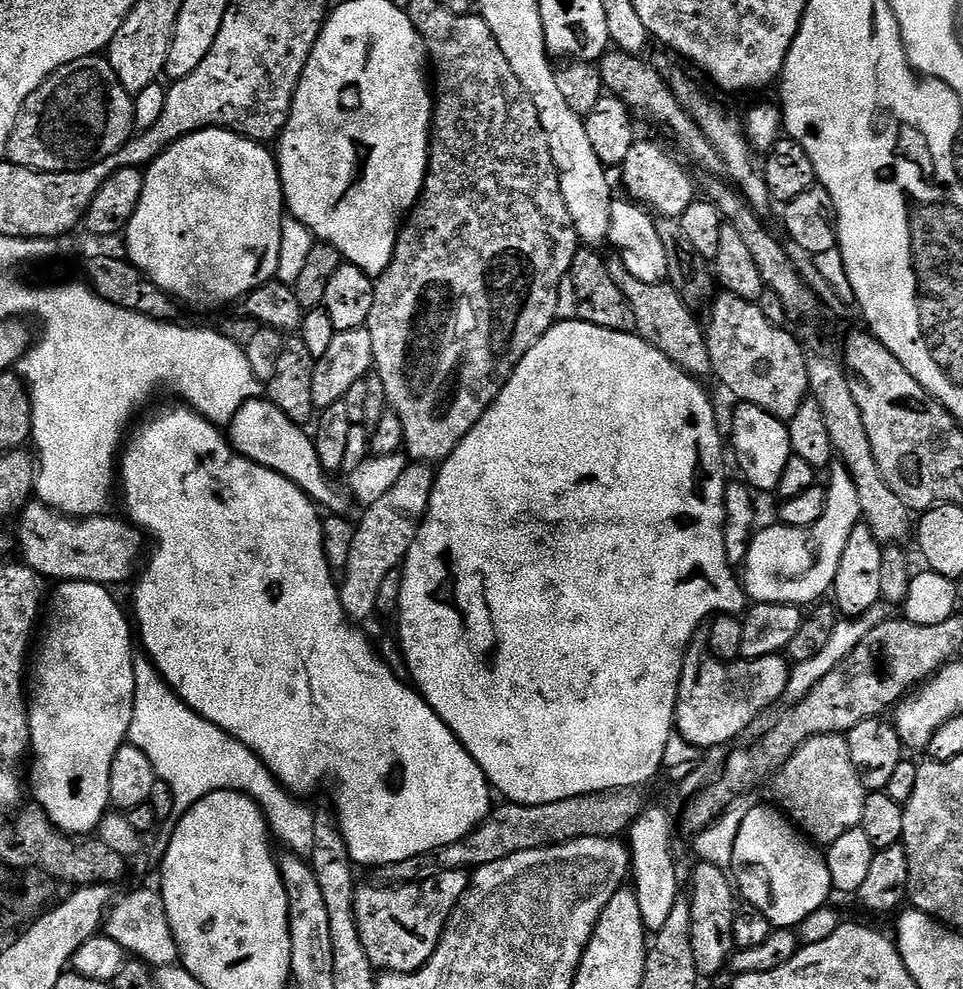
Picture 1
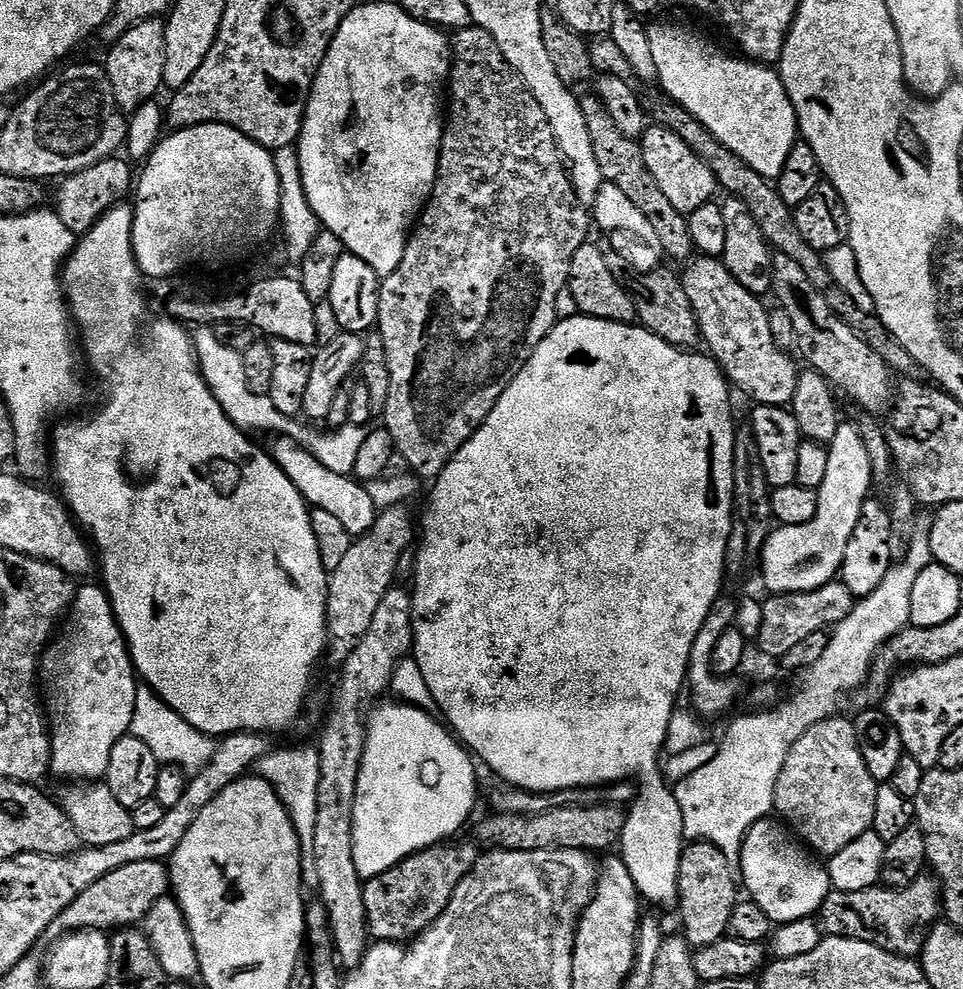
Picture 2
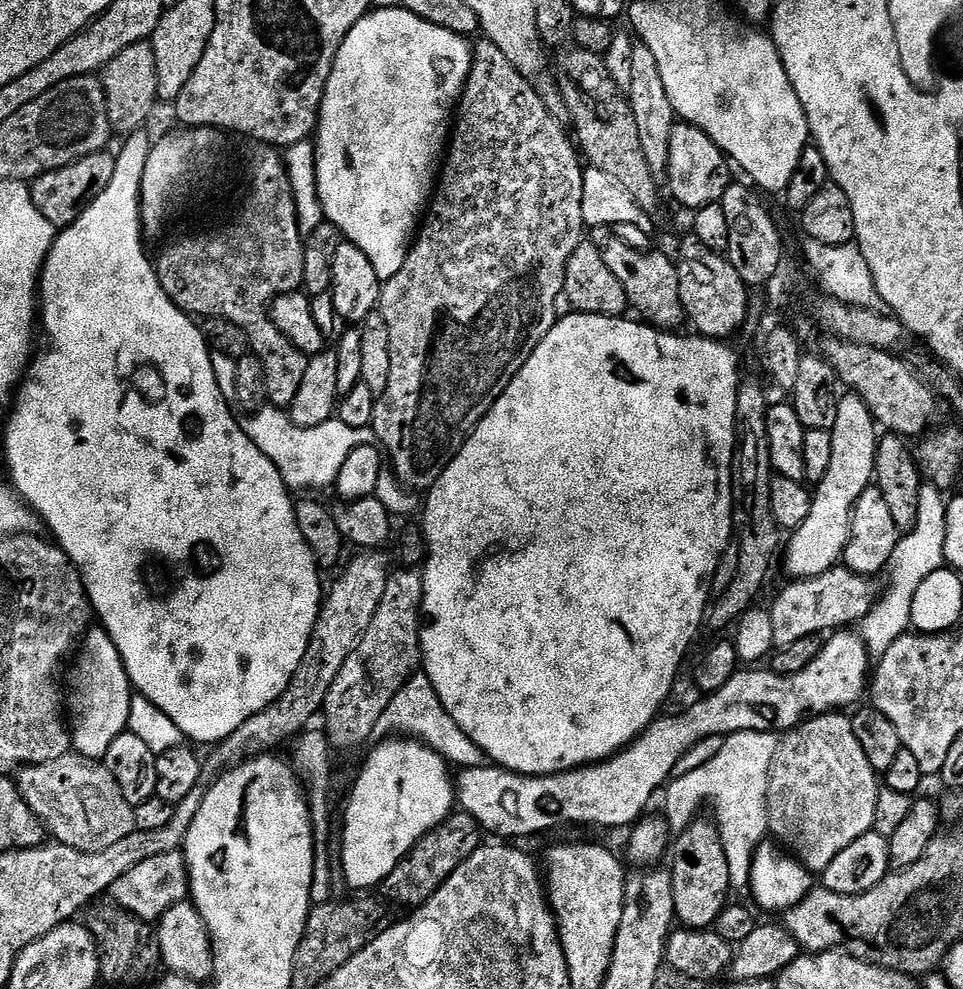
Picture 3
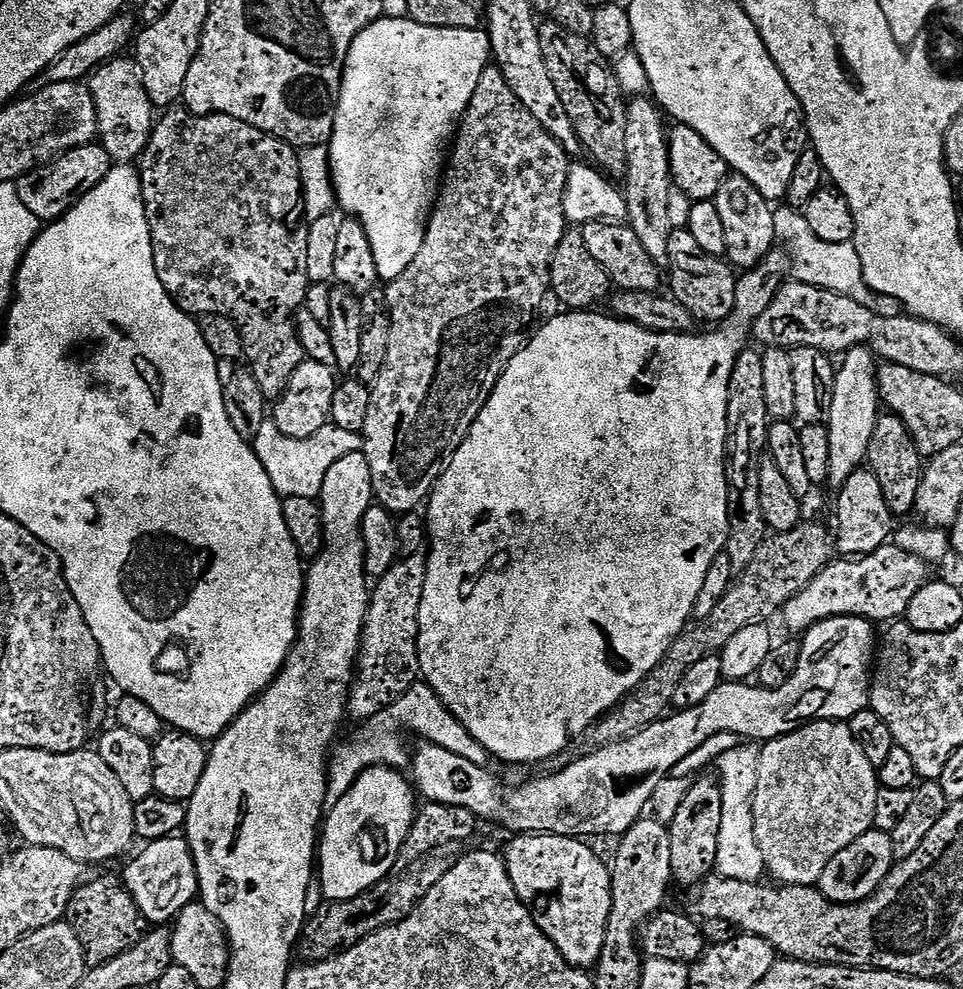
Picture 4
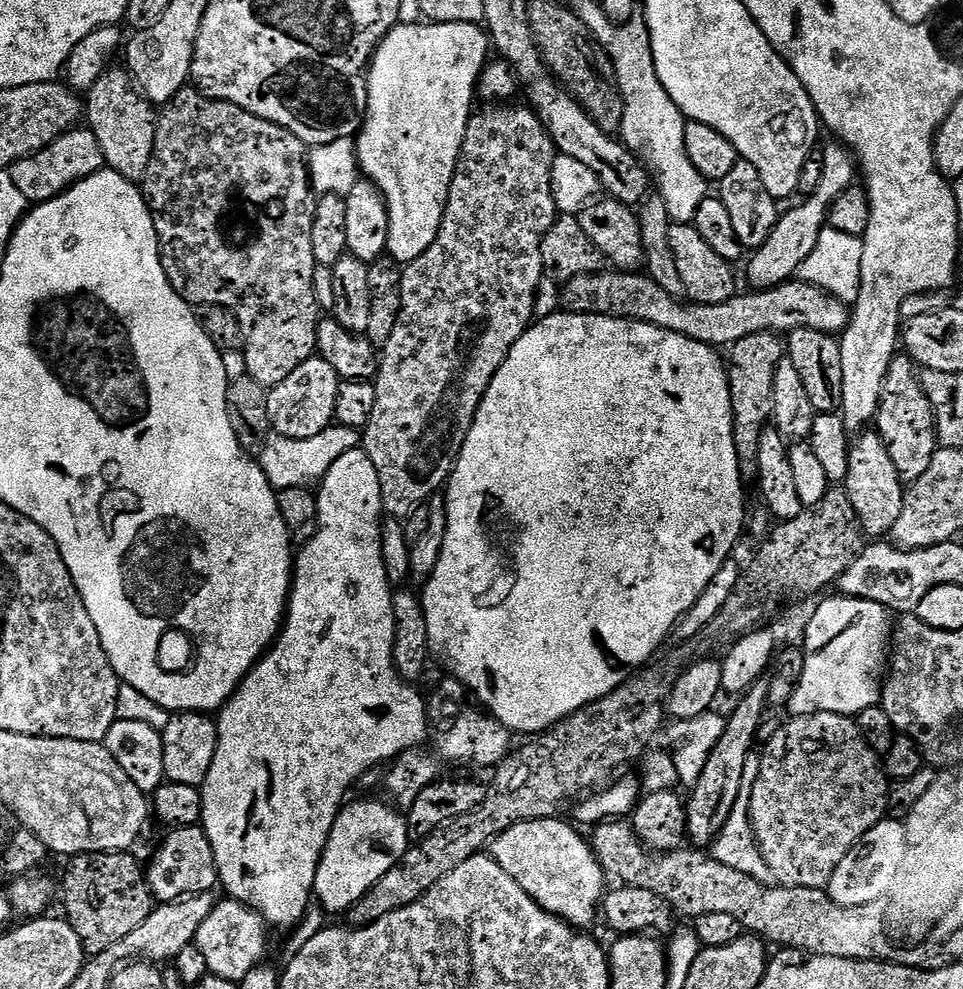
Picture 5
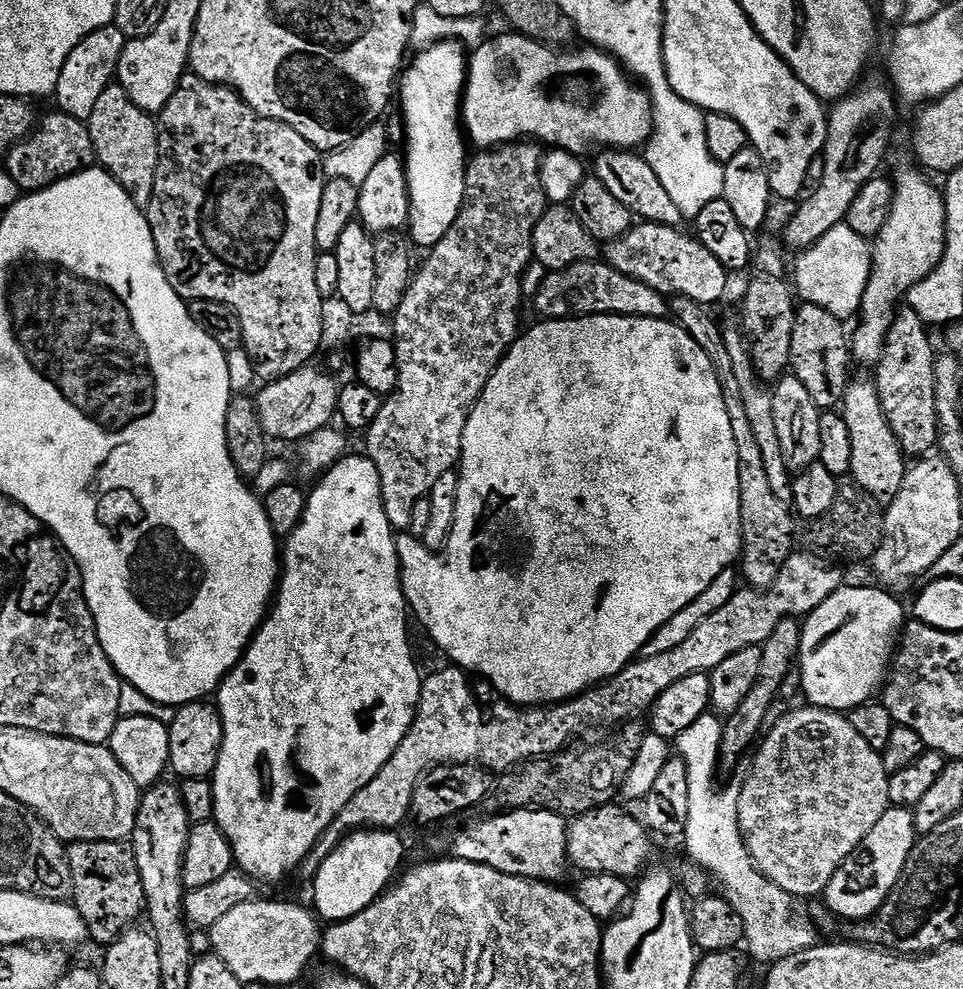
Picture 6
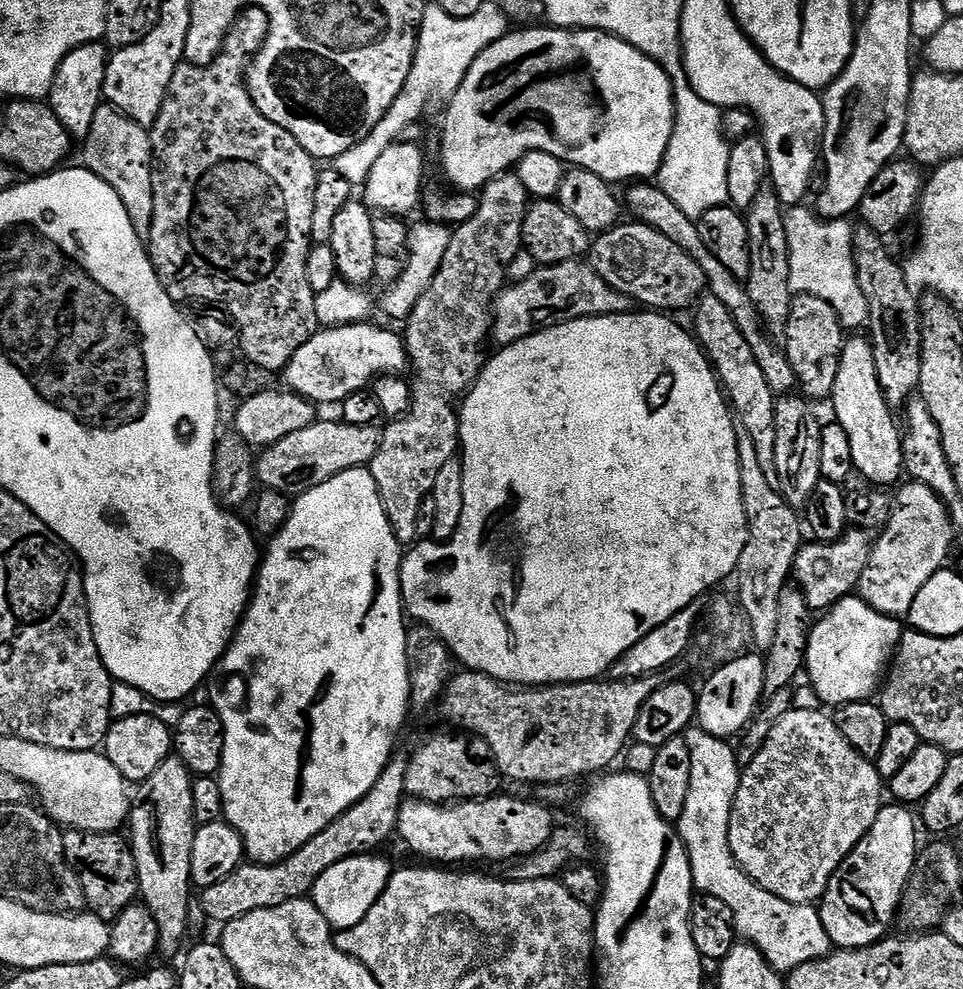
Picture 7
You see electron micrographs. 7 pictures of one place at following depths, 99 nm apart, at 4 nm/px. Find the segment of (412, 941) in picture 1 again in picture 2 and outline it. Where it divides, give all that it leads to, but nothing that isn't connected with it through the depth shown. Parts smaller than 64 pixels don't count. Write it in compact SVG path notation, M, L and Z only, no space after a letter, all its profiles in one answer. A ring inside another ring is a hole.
M441 842L432 848L424 848L390 870L364 880L366 918L373 941L404 942L415 938L437 920L442 910L446 910L458 882L474 870L482 855L475 843L452 843L456 842Z

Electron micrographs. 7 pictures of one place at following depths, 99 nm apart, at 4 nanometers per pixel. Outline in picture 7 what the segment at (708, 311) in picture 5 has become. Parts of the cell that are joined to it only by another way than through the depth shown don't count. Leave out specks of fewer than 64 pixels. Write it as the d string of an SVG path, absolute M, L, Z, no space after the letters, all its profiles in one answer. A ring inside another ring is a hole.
M583 259L536 266L528 274L525 280L520 280L517 284L509 283L496 295L496 302L490 309L490 336L497 340L497 345L513 344L541 328L553 328L556 324L564 324L568 320L613 316L633 311L632 297L627 292L619 292L614 290L614 286L602 282L600 275L592 269L591 263Z

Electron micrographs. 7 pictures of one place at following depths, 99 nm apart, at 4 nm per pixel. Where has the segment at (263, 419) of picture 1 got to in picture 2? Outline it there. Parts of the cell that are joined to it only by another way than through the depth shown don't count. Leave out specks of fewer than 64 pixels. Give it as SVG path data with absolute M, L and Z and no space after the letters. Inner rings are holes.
M286 435L275 437L276 439L270 455L275 463L287 474L287 477L294 482L294 486L304 496L304 500L312 508L318 508L329 511L336 515L345 526L348 533L354 538L368 532L370 526L376 521L378 509L376 508L366 487L353 477L334 474L332 470L326 469L308 449L302 447L296 440Z

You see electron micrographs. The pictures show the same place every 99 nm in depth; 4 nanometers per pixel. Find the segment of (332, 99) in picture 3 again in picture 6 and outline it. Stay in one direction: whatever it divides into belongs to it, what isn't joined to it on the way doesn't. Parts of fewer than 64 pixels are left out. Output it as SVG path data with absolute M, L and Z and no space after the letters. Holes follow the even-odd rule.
M437 42L420 50L416 61L407 65L398 88L398 104L404 107L404 124L408 127L408 156L406 171L408 179L409 214L407 227L412 228L410 240L417 248L430 250L454 226L458 214L464 205L464 169L466 155L464 144L466 136L462 131L462 97L468 78L468 60L466 52L456 42Z

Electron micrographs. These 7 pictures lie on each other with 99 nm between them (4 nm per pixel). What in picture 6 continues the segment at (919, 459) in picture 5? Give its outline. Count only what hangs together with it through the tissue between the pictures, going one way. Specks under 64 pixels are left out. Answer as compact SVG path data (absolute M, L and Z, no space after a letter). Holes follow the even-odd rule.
M907 306L895 313L886 334L881 358L874 365L874 383L886 422L908 458L924 458L937 447L936 411L934 410L934 366L936 359L928 341L929 329Z

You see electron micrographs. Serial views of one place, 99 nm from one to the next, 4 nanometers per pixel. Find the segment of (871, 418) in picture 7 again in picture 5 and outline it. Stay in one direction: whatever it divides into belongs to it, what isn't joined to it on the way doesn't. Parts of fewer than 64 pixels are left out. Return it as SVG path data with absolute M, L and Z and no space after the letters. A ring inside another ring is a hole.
M868 430L857 435L851 445L848 454L846 491L856 511L856 519L860 521L861 529L872 538L887 537L902 512L906 488L898 470L894 470L894 462L890 462L890 454L882 438L875 431Z

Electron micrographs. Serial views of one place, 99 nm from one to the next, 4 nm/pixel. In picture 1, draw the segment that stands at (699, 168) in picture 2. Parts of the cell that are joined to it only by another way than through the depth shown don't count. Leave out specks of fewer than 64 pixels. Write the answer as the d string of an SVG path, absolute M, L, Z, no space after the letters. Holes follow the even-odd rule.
M637 139L622 165L624 188L633 201L647 206L653 213L664 218L679 218L693 200L697 199L696 184L692 176L663 148L652 140Z

